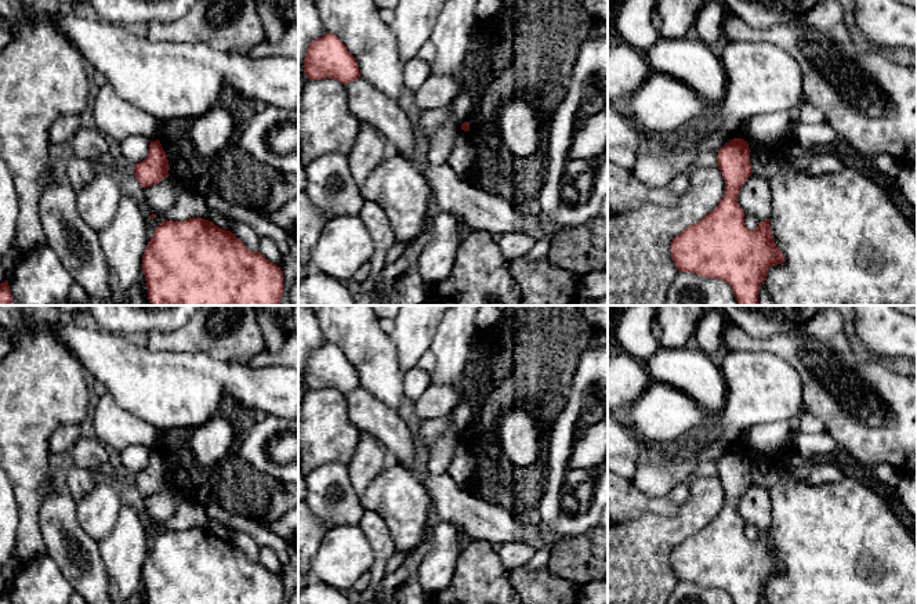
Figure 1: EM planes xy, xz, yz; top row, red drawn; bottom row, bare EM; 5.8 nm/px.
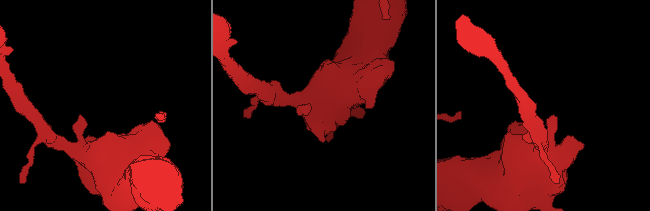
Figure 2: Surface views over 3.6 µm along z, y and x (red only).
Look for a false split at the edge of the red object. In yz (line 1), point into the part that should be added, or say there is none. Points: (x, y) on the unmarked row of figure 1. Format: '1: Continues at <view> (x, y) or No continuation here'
1: No continuation here

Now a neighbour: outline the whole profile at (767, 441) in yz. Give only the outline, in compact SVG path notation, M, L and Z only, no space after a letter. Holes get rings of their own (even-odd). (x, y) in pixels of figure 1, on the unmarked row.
M805 408L786 422L754 426L746 430L739 440L746 451L765 460L773 459L783 449L793 446L795 437L801 433L804 412Z

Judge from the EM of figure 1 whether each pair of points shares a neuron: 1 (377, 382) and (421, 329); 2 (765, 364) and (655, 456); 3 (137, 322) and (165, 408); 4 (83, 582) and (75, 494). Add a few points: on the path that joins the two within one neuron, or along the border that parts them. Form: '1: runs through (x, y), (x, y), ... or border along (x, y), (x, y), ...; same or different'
1: border along (388, 335), (402, 373); different
2: border along (684, 454), (670, 462), (642, 465); different
3: border along (95, 326), (126, 336); different
4: border along (68, 496), (73, 503); different

